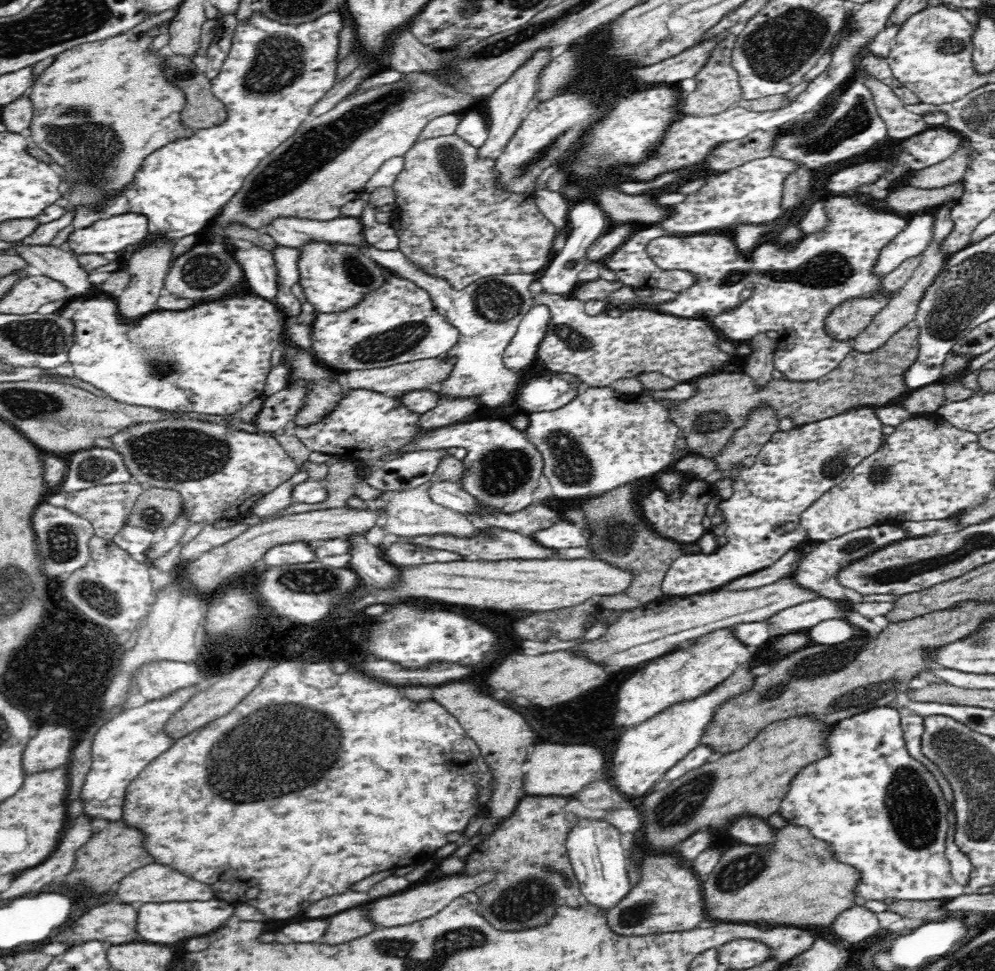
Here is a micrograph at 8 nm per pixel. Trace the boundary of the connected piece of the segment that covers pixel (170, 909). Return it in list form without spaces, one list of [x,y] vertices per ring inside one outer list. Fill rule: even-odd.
[[[208,900],[208,902],[150,902],[140,906],[138,910],[138,934],[146,942],[154,944],[172,944],[184,938],[192,938],[198,934],[208,934],[218,930],[230,916],[234,914],[234,906],[224,900]]]

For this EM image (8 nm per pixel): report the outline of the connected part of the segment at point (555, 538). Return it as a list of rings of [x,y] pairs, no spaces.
[[[563,519],[552,524],[546,530],[530,534],[530,537],[544,547],[560,550],[560,548],[586,547],[588,538],[590,538],[590,531]]]

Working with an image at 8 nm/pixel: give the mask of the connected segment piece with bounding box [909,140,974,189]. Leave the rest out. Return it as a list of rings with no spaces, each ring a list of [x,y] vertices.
[[[962,140],[958,150],[946,160],[912,172],[909,185],[921,189],[930,189],[954,184],[964,176],[972,159],[974,159],[973,150]]]

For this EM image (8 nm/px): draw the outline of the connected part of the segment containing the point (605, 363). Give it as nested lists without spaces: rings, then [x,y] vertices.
[[[543,290],[532,299],[534,305],[548,305],[551,314],[550,325],[546,337],[539,344],[536,360],[545,364],[548,373],[568,372],[578,376],[586,387],[609,387],[620,378],[637,378],[646,372],[662,372],[678,383],[690,383],[698,376],[722,372],[732,361],[739,360],[737,356],[720,350],[718,343],[722,341],[722,336],[712,330],[709,320],[686,319],[648,308],[630,308],[620,311],[619,315],[610,311],[590,315],[586,313],[582,301],[548,294]]]

